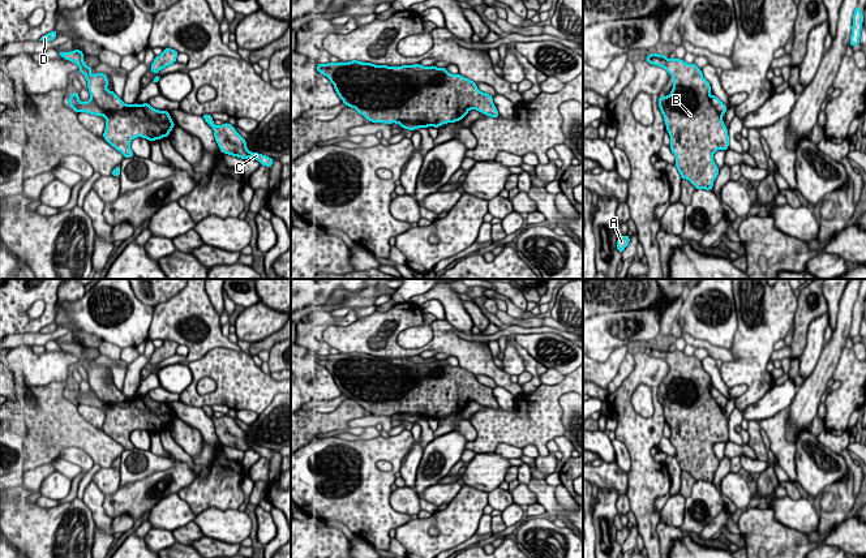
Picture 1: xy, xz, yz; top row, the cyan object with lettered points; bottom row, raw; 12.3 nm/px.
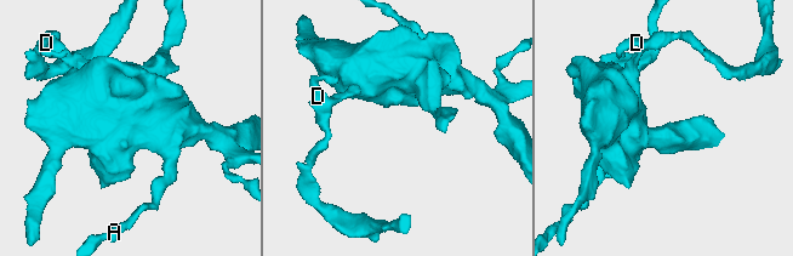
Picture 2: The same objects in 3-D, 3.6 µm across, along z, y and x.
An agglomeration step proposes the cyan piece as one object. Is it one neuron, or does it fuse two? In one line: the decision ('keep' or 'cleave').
cleave

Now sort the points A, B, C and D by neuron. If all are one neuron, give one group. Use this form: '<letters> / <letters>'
A B C / D

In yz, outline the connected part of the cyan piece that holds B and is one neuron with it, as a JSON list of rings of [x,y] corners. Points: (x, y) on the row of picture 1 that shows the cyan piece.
[[[650,53],[646,61],[664,68],[673,78],[673,89],[669,95],[659,96],[659,108],[664,116],[666,132],[670,136],[670,151],[676,156],[676,167],[681,179],[689,180],[695,189],[712,190],[719,175],[719,167],[713,162],[713,153],[728,150],[729,136],[721,115],[709,99],[711,85],[703,77],[702,69],[694,63],[686,64],[682,59],[668,59],[665,55]]]

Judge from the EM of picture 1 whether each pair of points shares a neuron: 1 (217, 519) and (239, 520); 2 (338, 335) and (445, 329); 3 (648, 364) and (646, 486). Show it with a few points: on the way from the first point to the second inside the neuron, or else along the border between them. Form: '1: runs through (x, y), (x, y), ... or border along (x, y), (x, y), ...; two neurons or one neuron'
1: runs through (222, 520), (234, 520); one neuron
2: runs through (365, 338), (378, 338), (398, 352), (420, 351); one neuron
3: runs through (625, 394), (625, 415), (639, 436), (641, 456); one neuron

